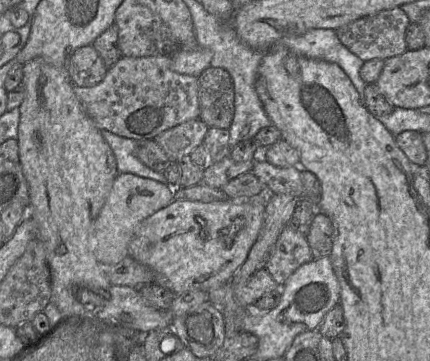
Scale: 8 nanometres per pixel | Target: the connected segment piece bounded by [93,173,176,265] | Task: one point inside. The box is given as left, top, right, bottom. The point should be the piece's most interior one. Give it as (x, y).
(132, 198)

